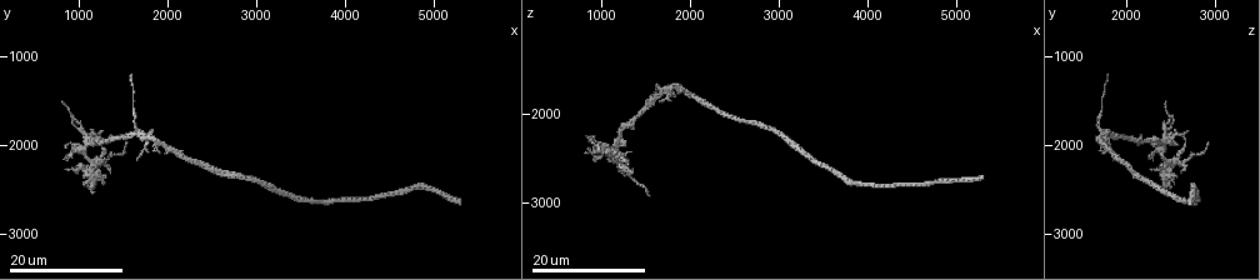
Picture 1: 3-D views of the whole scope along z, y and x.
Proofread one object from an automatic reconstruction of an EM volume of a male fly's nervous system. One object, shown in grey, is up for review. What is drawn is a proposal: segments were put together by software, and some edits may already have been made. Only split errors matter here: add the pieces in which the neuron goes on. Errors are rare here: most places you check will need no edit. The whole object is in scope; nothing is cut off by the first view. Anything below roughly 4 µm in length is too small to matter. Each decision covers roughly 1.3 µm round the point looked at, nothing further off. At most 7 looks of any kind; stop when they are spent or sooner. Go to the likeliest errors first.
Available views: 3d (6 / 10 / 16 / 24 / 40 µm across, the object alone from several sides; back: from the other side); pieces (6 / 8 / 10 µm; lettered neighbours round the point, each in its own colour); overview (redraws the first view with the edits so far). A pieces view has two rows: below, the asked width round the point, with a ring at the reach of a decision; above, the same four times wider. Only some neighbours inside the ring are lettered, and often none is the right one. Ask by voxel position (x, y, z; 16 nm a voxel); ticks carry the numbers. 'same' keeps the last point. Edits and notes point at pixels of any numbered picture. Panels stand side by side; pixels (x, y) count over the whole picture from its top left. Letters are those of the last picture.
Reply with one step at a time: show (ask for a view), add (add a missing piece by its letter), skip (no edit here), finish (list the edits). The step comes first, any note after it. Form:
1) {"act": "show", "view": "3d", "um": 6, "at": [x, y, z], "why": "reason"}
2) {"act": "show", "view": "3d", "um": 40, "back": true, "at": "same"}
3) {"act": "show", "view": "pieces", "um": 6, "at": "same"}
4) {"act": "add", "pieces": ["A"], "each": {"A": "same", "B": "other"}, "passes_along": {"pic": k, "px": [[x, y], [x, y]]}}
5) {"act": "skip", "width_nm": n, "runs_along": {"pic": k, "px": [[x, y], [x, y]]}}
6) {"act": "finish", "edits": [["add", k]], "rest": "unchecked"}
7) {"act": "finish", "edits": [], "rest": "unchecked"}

{"act": "show", "view": "3d", "um": 16, "at": [5300, 2700, 2750], "why": "free end"}

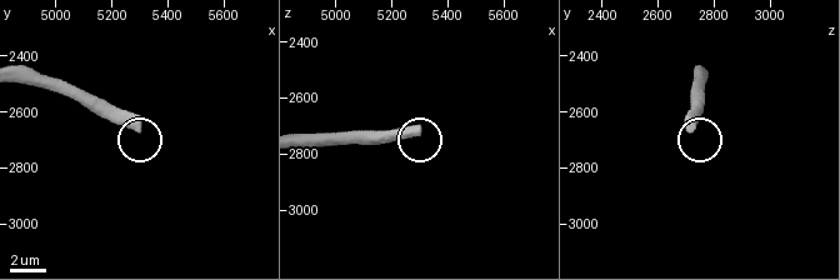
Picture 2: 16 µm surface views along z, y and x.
{"act": "show", "view": "pieces", "um": 6, "at": [5290, 2660, 2700]}

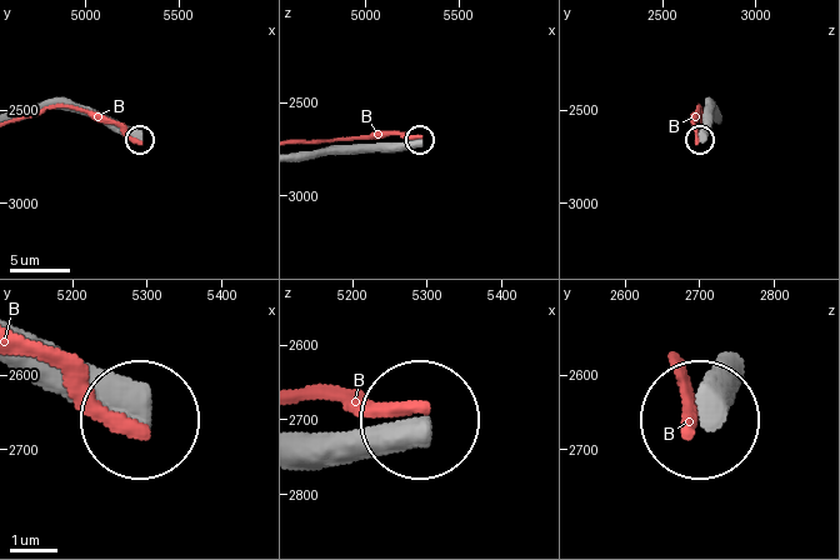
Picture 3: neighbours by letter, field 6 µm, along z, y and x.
{"act": "skip", "each": {"B": "other"}, "runs_along": {"pic": 3, "px": [[734, 361], [701, 413]]}, "found": "none of them fits"}

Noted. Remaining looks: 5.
{"act": "show", "view": "3d", "um": 24, "at": [1250, 1850, 2700], "why": "branch stops here"}

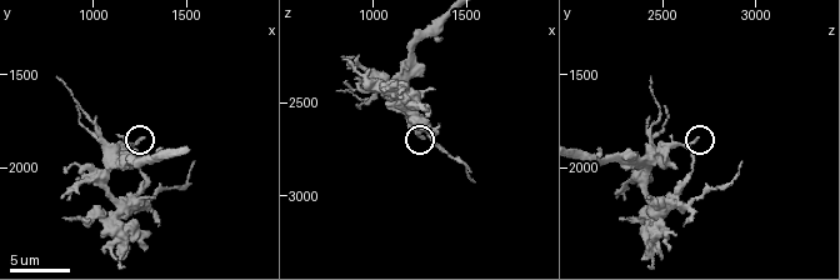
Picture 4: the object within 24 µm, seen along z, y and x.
{"act": "show", "view": "pieces", "um": 8, "at": [1260, 1840, 2680]}

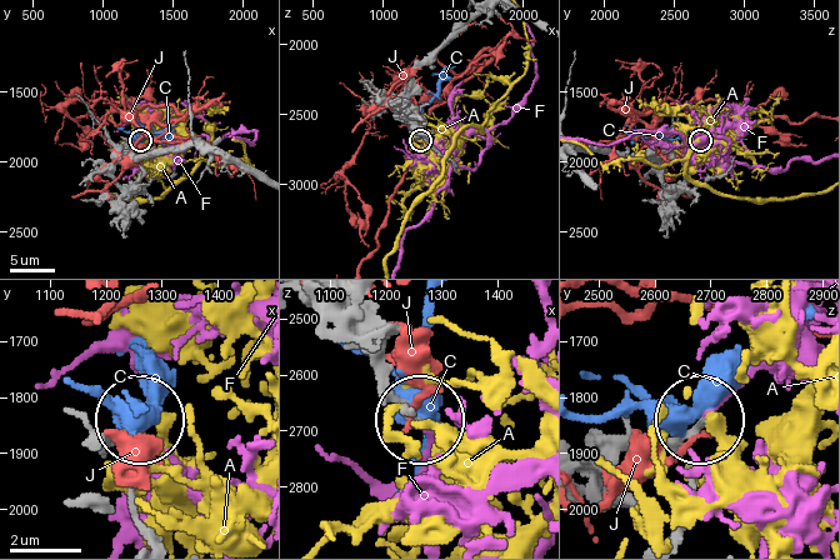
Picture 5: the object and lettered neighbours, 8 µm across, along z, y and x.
{"act": "skip", "width_nm": 190, "each": {"A": "other", "C": "other", "F": "other", "J": "other"}, "runs_along": {"pic": 5, "px": [[369, 304], [394, 394], [414, 418]]}, "found": "no lettered piece goes on from it"}

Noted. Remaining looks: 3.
{"act": "show", "view": "3d", "um": 6, "at": [1340, 2300, 2620], "why": "tapers out"}

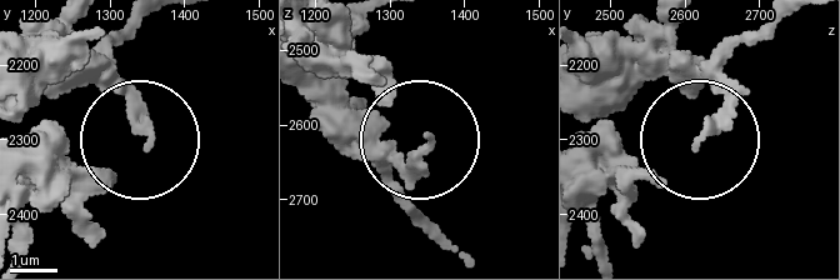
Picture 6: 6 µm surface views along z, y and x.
{"act": "show", "view": "pieces", "um": 8, "at": [1355, 2305, 2620], "why": "see the neighbours"}

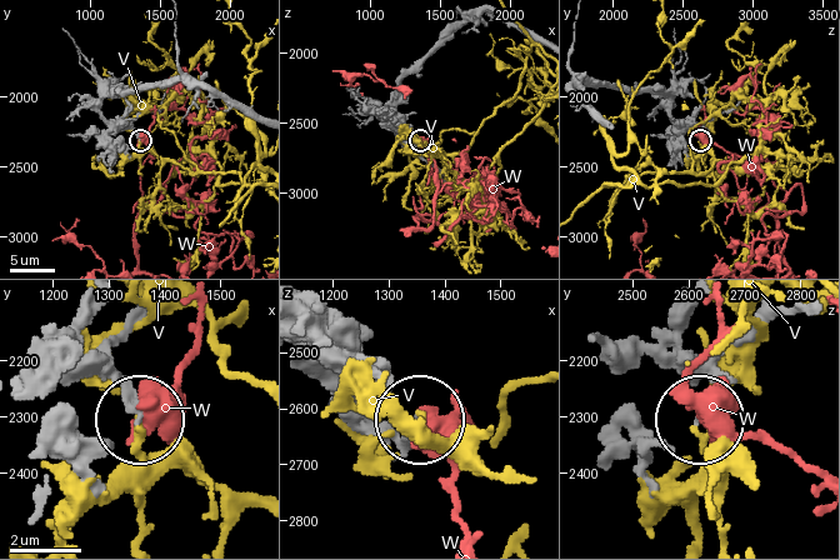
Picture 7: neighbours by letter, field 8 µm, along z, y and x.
{"act": "skip", "each": {"V": "other", "W": "other"}, "found": "no lettered piece goes on from it"}

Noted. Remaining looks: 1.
{"act": "finish", "edits": [], "rest": "unchecked"}

